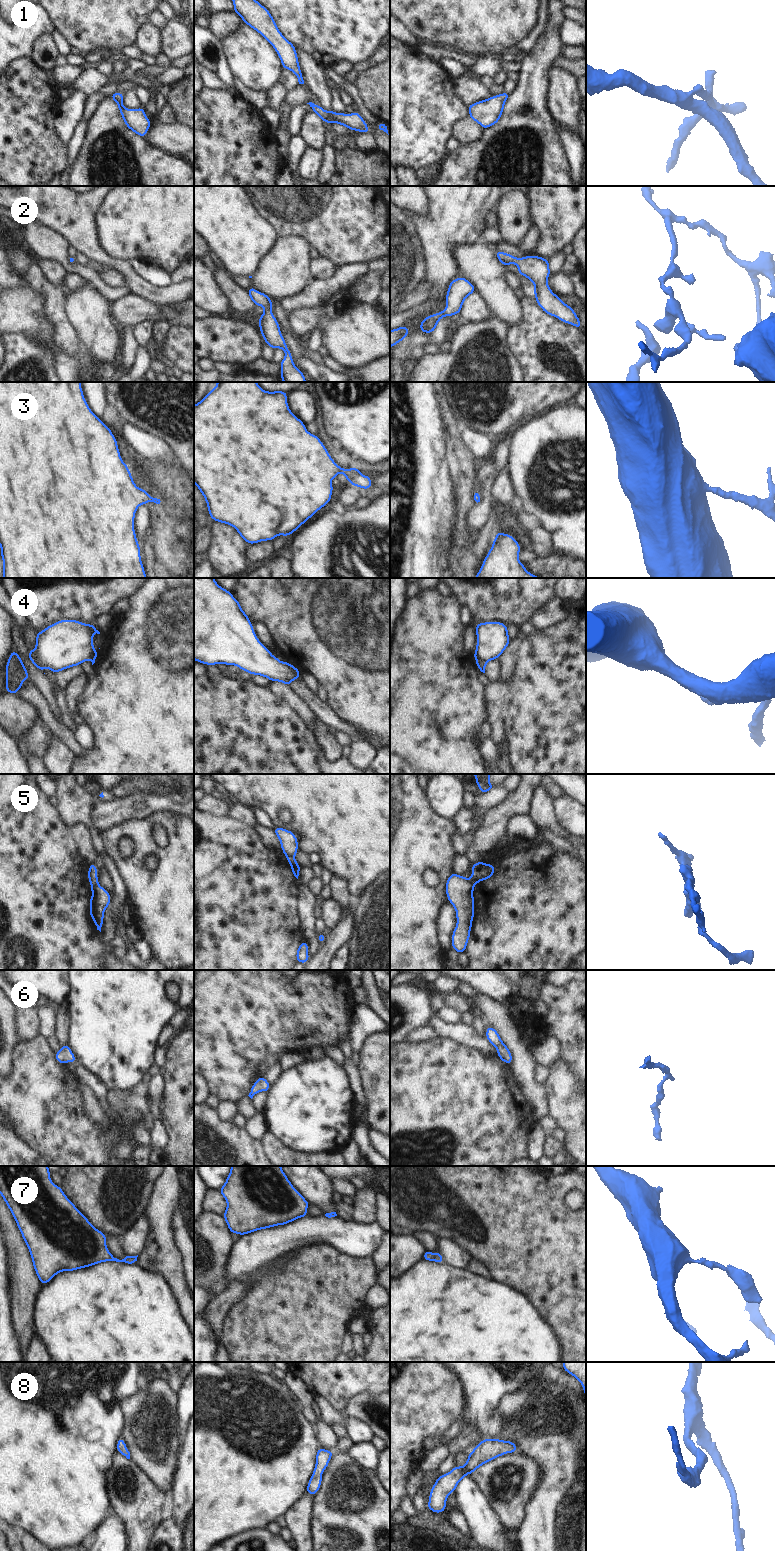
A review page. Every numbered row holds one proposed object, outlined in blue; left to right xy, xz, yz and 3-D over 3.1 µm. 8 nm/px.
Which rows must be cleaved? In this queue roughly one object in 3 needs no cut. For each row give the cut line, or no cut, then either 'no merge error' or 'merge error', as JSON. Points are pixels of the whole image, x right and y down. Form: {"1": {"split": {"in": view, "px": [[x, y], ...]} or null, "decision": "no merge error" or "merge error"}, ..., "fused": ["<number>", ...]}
{"1": {"split": null, "decision": "no merge error"}, "2": {"split": null, "decision": "no merge error"}, "3": {"split": null, "decision": "no merge error"}, "4": {"split": {"in": "xz", "px": [[289, 663], [289, 669], [298, 677]]}, "decision": "merge error"}, "5": {"split": {"in": "xy", "px": [[97, 882], [91, 884]]}, "decision": "merge error"}, "6": {"split": null, "decision": "no merge error"}, "7": {"split": null, "decision": "no merge error"}, "8": {"split": null, "decision": "no merge error"}, "fused": ["4", "5"]}

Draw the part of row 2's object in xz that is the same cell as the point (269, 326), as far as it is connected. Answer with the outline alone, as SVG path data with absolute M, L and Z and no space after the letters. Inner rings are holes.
M253 286L247 291L255 305L262 306L264 313L259 317L259 328L265 343L273 349L281 348L285 352L285 358L280 362L283 382L307 382L304 373L293 364L293 357L281 334L279 322L272 314L272 300L264 293L254 289Z

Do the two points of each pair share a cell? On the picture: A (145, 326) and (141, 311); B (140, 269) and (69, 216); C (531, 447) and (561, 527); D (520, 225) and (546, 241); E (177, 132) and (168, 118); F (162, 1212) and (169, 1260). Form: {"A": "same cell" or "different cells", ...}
{"A": "different cells", "B": "different cells", "C": "same cell", "D": "different cells", "E": "different cells", "F": "same cell"}

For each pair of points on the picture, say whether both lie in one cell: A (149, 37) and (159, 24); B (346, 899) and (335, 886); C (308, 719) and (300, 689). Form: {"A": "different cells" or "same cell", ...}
{"A": "different cells", "B": "same cell", "C": "different cells"}

